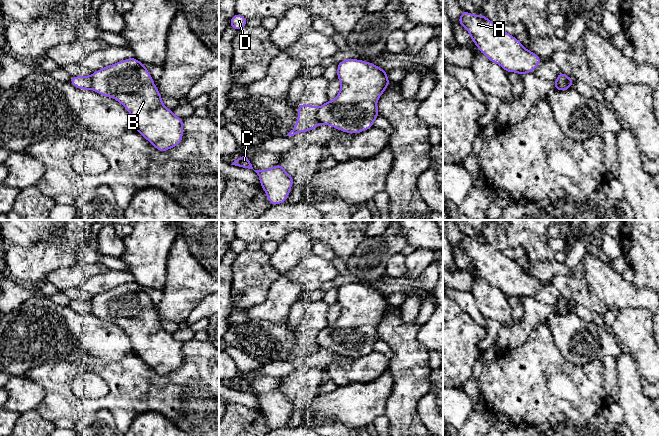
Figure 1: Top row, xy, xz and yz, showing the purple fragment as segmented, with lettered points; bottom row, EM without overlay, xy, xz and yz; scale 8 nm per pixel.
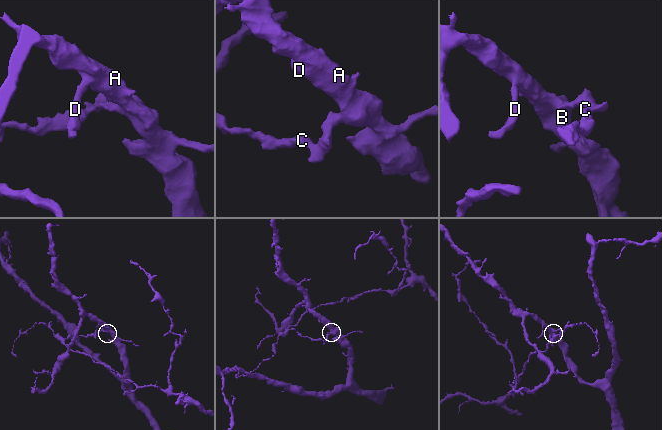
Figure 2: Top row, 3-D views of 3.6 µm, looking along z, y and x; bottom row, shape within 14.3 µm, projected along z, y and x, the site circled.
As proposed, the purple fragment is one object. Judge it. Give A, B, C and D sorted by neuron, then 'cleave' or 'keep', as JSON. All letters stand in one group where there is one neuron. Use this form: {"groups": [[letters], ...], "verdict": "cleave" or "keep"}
{"groups": [["A", "B", "D"], ["C"]], "verdict": "cleave"}

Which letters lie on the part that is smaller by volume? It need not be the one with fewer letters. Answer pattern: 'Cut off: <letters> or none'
Cut off: C

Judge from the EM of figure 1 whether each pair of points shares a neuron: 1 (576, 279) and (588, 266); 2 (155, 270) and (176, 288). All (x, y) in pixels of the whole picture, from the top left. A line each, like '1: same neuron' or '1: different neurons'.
1: different neurons
2: different neurons

